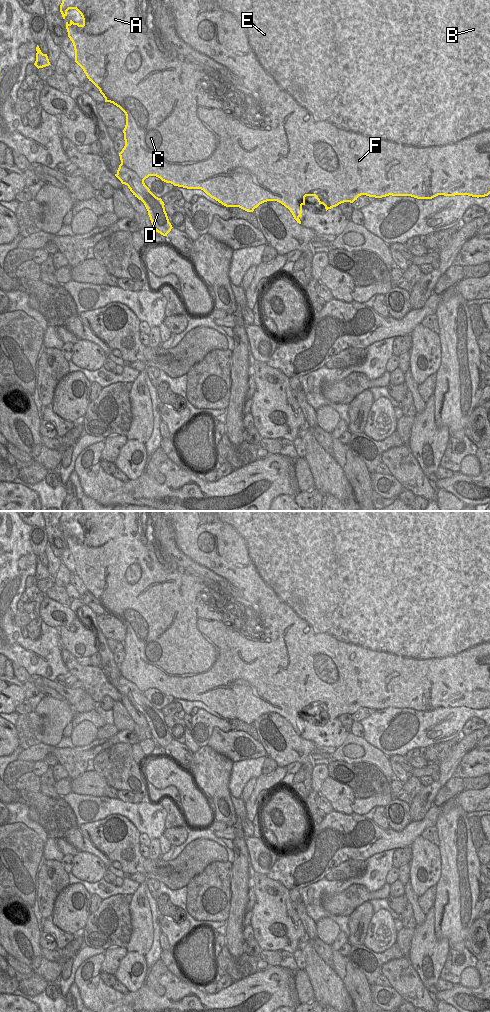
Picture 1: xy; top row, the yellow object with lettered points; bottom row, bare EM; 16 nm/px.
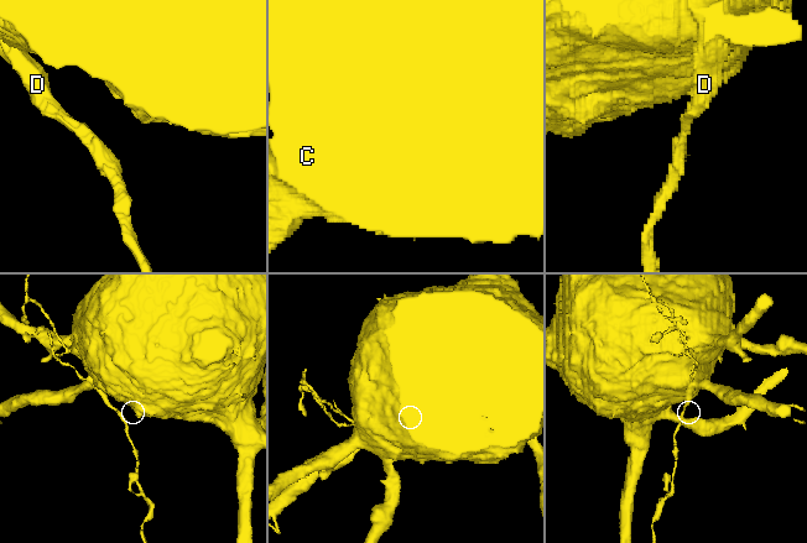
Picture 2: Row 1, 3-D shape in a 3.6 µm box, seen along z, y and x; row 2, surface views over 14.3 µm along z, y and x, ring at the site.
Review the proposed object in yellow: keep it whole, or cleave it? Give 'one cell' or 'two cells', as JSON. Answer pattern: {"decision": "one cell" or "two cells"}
{"decision": "two cells"}

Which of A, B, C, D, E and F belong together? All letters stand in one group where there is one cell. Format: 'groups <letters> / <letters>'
groups A B C E F / D

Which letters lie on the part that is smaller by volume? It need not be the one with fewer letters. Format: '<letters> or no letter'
D

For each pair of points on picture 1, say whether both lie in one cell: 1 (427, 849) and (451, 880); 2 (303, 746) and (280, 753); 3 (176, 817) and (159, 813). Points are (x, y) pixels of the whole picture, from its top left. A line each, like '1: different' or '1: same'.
1: different
2: same
3: different

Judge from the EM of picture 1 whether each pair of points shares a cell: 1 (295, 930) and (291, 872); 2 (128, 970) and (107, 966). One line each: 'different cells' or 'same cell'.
1: different cells
2: different cells

